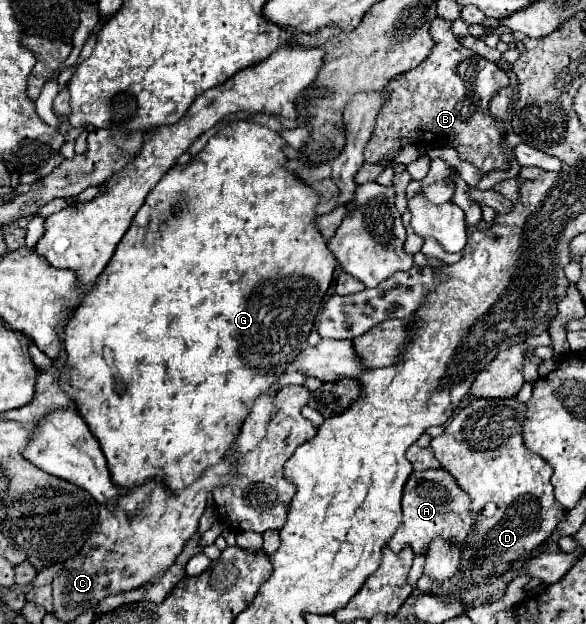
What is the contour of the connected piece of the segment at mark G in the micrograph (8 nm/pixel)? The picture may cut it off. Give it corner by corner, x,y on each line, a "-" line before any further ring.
226,121
224,127
208,139
206,147
198,155
194,155
186,165
172,167
148,193
144,205
134,215
130,229
118,243
108,267
98,277
92,291
84,295
82,303
64,327
64,349
68,339
68,357
64,373
60,375
62,387
76,401
80,415
98,437
108,459
112,479
120,487
132,489
154,477
164,481
174,493
180,493
180,489
194,483
208,465
214,465
230,449
244,417
252,407
252,401
260,393
268,391
304,349
304,343
314,327
316,313
322,305
322,297
332,281
336,257
328,249
328,241
316,225
316,205
320,203
320,195
286,167
286,145
288,143
280,137
280,133
268,129
266,125
254,121

